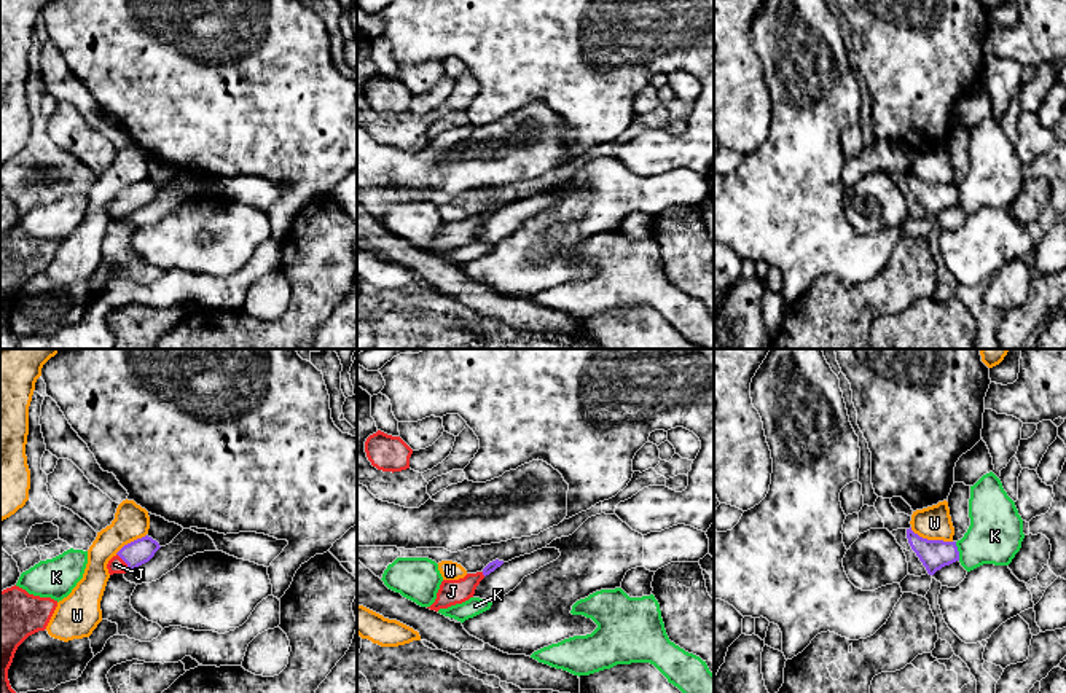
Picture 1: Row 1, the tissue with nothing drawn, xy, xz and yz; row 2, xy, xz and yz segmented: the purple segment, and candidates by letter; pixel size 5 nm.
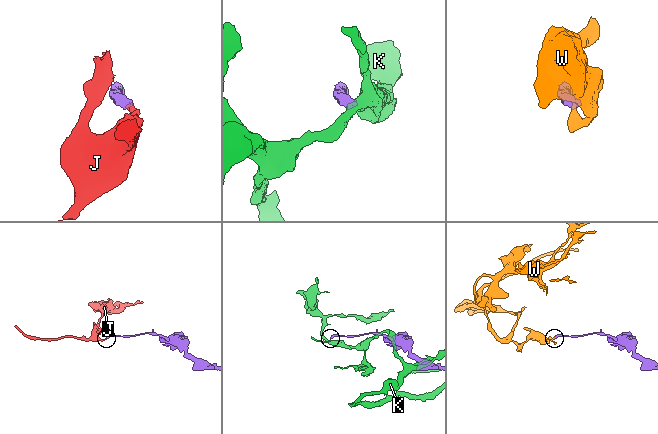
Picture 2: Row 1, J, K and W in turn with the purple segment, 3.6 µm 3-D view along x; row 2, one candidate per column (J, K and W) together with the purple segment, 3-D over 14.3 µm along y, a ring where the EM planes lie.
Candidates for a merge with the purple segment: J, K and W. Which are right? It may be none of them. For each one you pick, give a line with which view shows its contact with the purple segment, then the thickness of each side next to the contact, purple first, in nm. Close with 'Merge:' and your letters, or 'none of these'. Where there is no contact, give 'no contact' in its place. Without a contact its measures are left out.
J: xy | 130/80 nm
Merge: J

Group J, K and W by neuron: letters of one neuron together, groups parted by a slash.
J / K / W

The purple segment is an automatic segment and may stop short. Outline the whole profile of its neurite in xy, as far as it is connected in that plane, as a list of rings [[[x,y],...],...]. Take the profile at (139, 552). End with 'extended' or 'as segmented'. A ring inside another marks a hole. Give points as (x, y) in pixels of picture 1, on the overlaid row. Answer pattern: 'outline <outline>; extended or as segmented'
outline [[[145,535],[124,545],[107,564],[108,574],[126,574],[148,562],[159,550],[159,543]]]; extended

